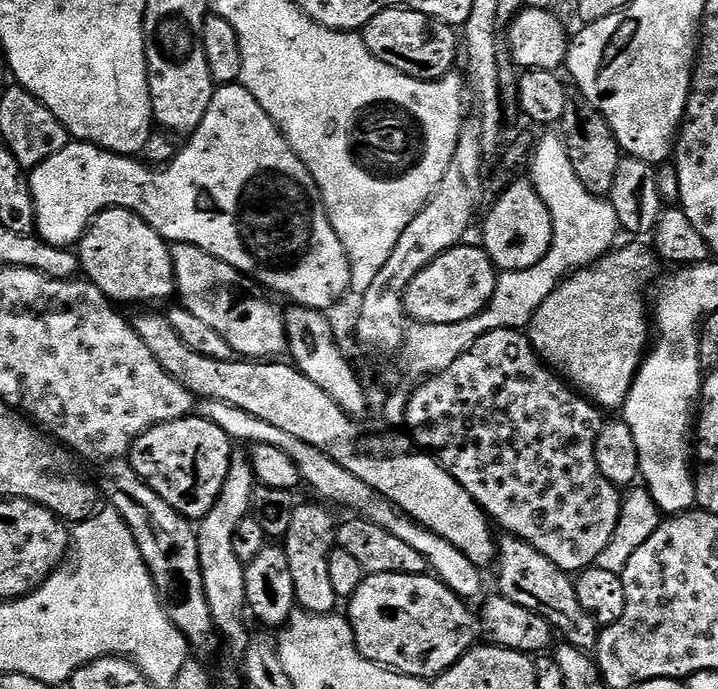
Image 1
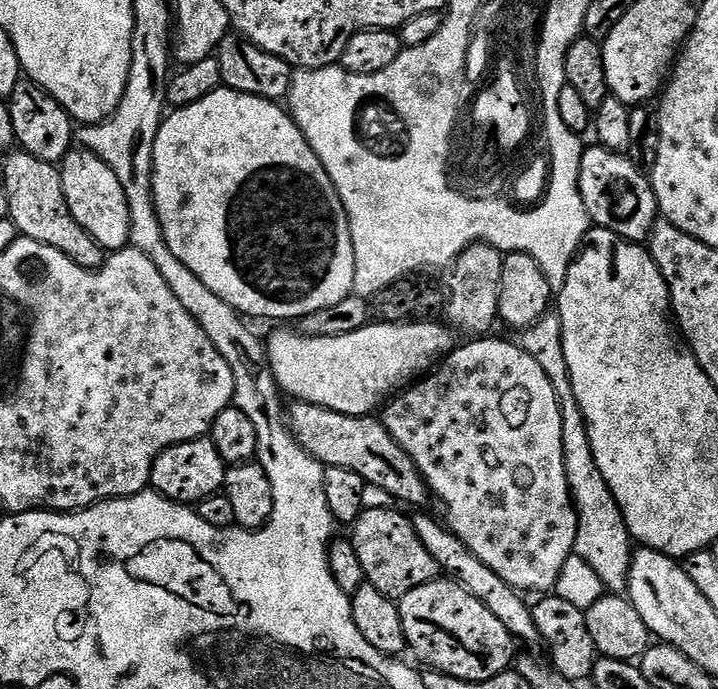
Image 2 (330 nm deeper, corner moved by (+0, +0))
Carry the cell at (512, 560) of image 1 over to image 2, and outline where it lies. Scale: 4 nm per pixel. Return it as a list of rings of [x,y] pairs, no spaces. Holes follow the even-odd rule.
[[[296,402],[287,409],[286,420],[298,443],[319,464],[354,470],[354,474],[362,474],[365,485],[386,490],[386,494],[390,494],[393,501],[399,503],[401,500],[404,504],[420,504],[424,499],[429,499],[428,483],[424,480],[424,475],[420,473],[418,466],[414,466],[410,454],[406,454],[406,450],[402,450],[402,446],[394,442],[383,419],[372,414],[347,416],[317,404]]]

